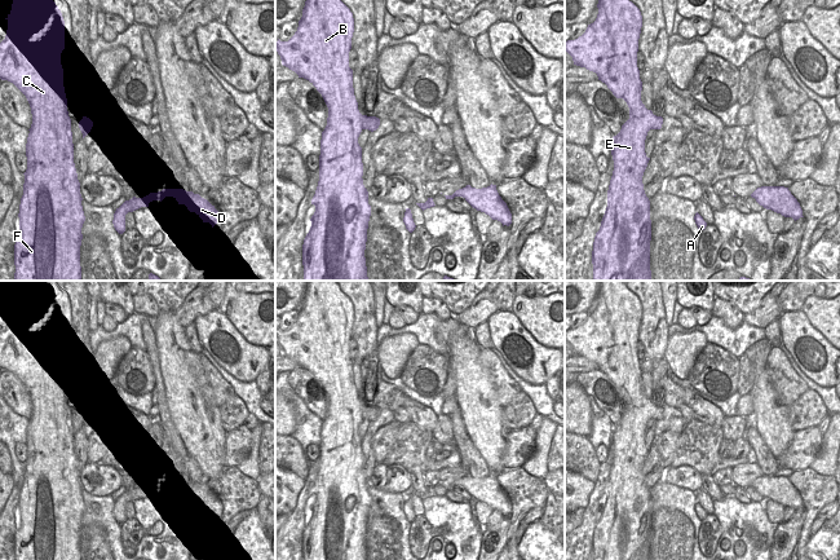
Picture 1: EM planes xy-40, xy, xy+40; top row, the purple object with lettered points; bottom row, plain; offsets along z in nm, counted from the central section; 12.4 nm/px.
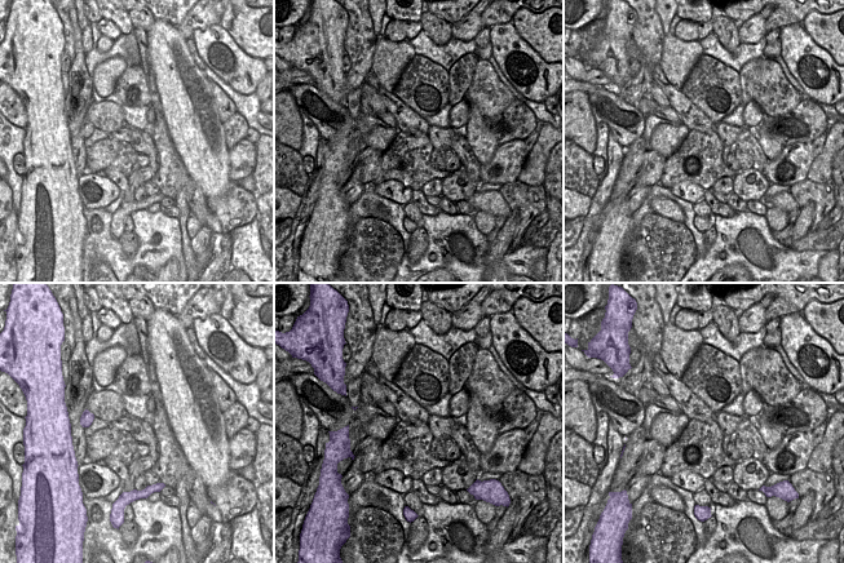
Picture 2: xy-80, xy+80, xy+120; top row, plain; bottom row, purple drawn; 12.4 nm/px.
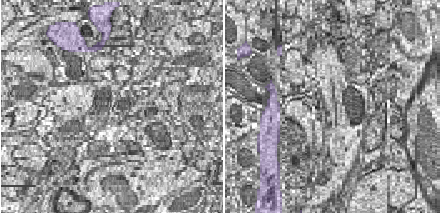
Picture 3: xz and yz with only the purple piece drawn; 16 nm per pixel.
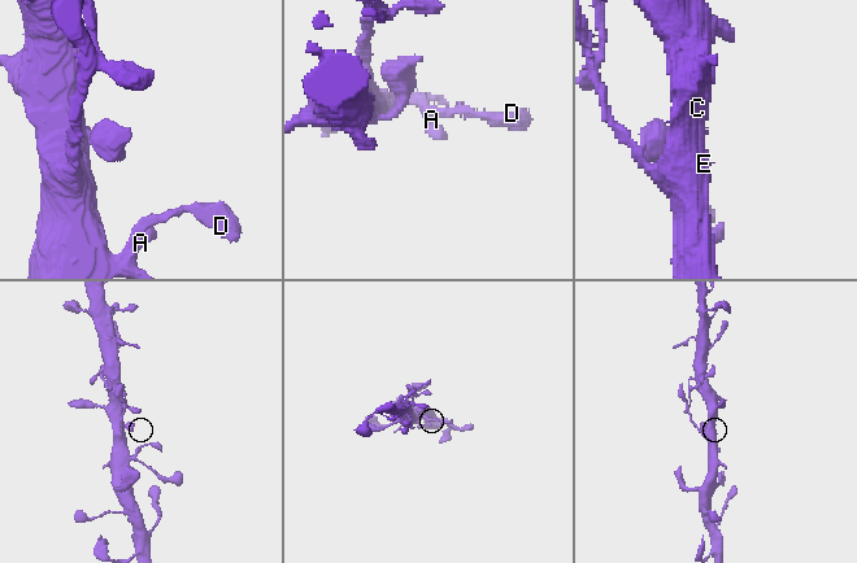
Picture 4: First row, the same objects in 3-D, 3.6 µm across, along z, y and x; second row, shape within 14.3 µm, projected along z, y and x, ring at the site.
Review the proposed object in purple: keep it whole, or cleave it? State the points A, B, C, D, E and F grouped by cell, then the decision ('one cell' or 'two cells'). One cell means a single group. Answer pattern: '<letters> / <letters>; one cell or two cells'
A B C D E F; one cell

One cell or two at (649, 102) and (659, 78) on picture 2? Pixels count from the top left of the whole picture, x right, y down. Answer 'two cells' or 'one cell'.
two cells

